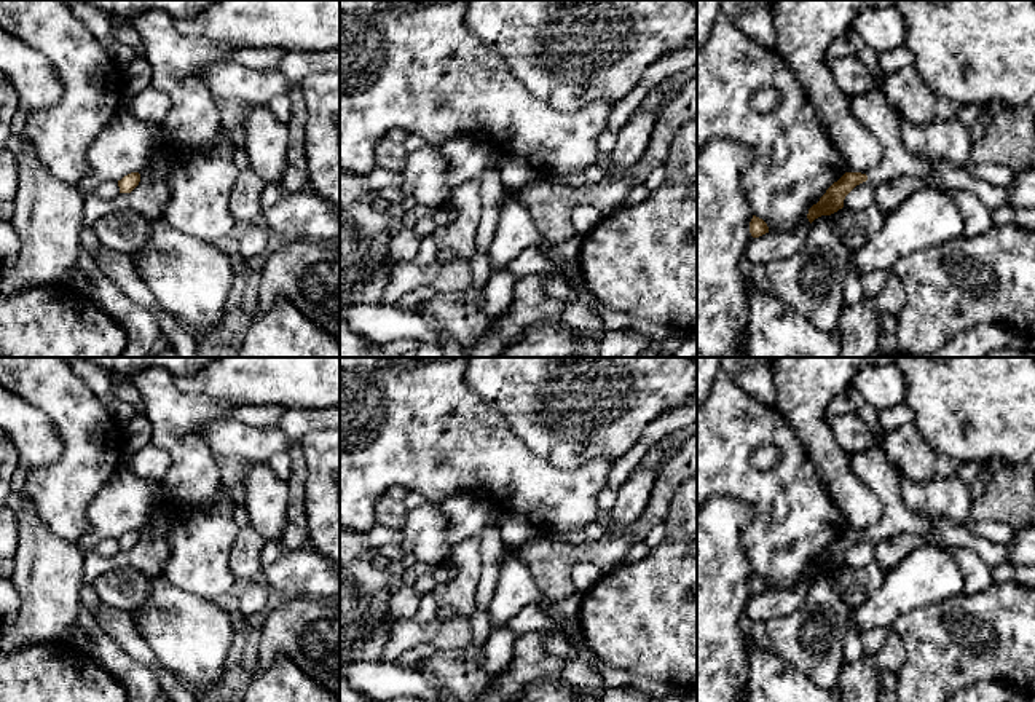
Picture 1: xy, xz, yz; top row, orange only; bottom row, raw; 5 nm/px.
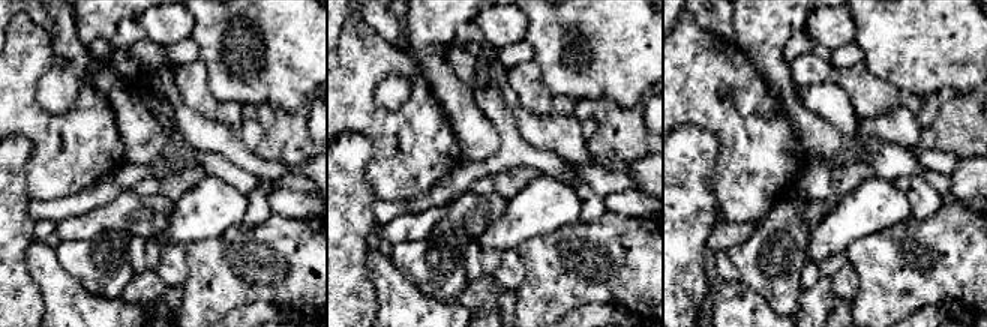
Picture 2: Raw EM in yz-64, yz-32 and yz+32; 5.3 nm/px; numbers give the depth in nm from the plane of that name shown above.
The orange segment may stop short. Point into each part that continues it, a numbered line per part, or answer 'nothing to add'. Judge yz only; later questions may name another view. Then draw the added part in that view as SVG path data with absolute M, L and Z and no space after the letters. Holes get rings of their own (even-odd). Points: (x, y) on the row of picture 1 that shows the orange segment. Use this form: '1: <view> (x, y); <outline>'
1: yz (873, 109); M879 86L848 96L848 102L853 116L868 126L883 147L882 161L866 174L871 185L877 187L901 176L919 177L923 182L933 179L931 164L906 148L899 115Z

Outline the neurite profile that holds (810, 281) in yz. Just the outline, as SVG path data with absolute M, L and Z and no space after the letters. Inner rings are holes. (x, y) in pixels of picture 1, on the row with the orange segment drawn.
M834 215L812 222L805 244L791 257L772 260L765 274L775 294L821 332L839 329L844 282L853 252L834 231Z

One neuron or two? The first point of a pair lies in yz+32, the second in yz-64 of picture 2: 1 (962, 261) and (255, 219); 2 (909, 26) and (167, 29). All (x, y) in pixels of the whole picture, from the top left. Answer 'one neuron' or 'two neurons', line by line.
1: two neurons
2: two neurons

